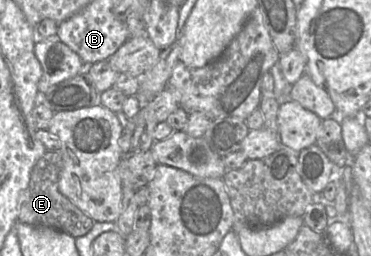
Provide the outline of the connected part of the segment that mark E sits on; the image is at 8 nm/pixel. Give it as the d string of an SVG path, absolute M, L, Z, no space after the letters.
M46 150L38 159L31 170L29 184L19 198L18 221L29 225L50 227L74 238L80 237L90 231L94 221L59 191L61 168L62 156L59 151Z

